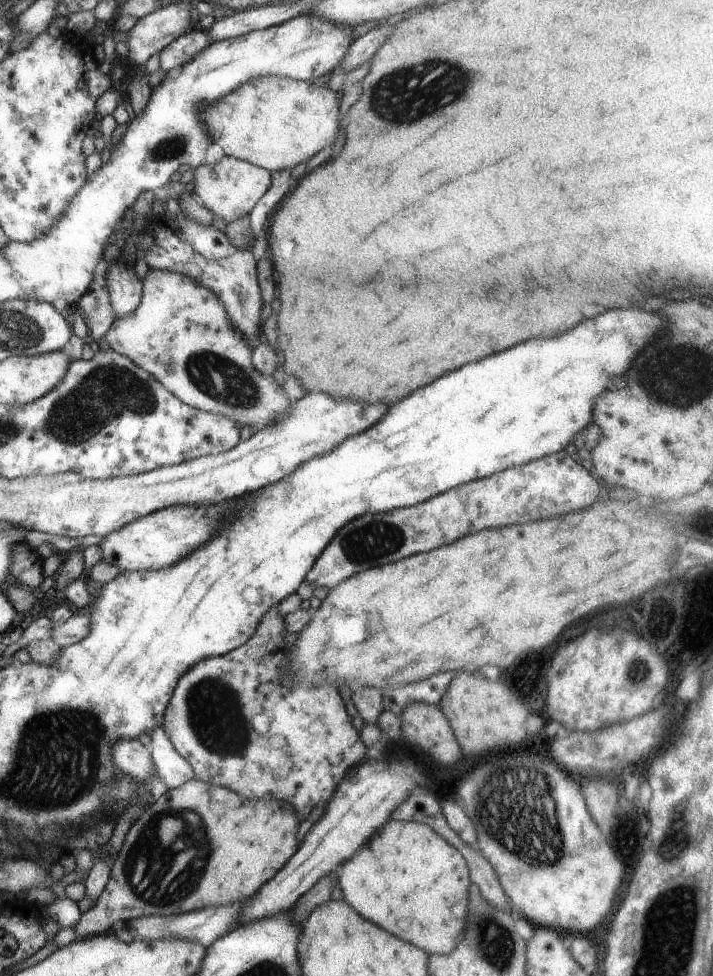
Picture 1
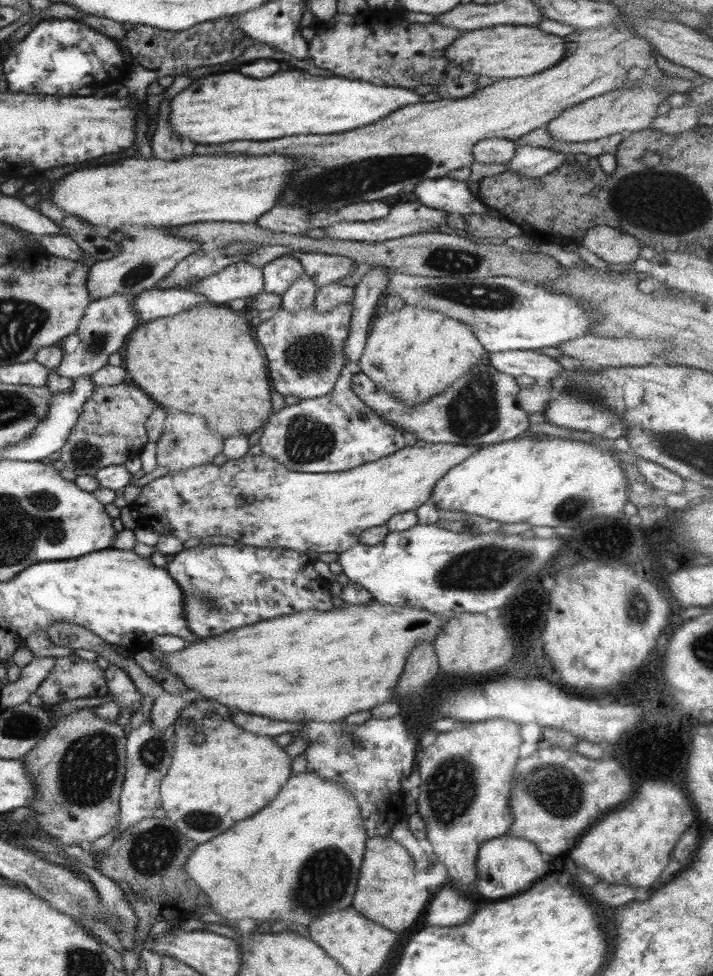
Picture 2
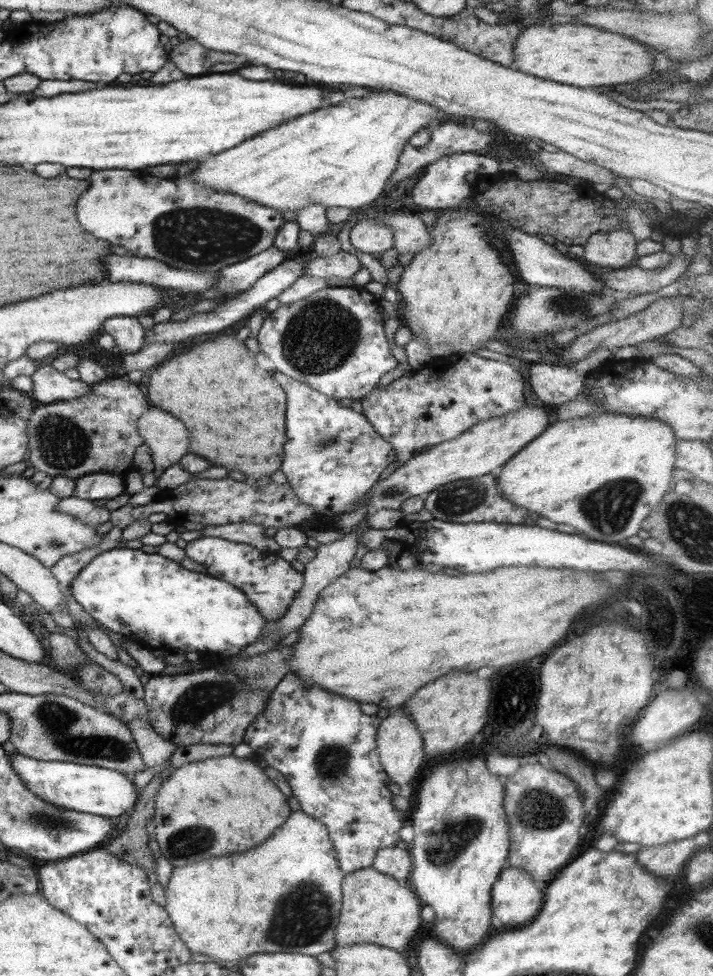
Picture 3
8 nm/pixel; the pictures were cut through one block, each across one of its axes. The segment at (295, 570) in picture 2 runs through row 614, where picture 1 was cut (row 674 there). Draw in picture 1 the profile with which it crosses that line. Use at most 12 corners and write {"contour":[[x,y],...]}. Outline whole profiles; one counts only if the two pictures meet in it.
{"contour":[[284,617],[178,680],[196,779],[304,821],[370,759],[338,690],[293,680]]}

